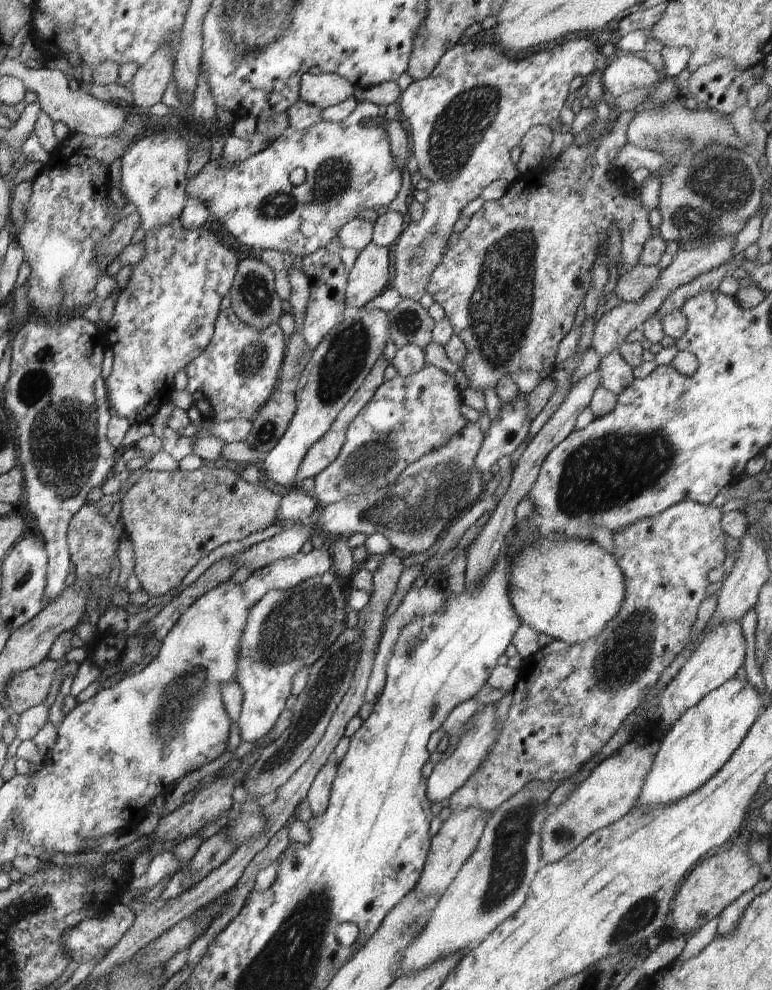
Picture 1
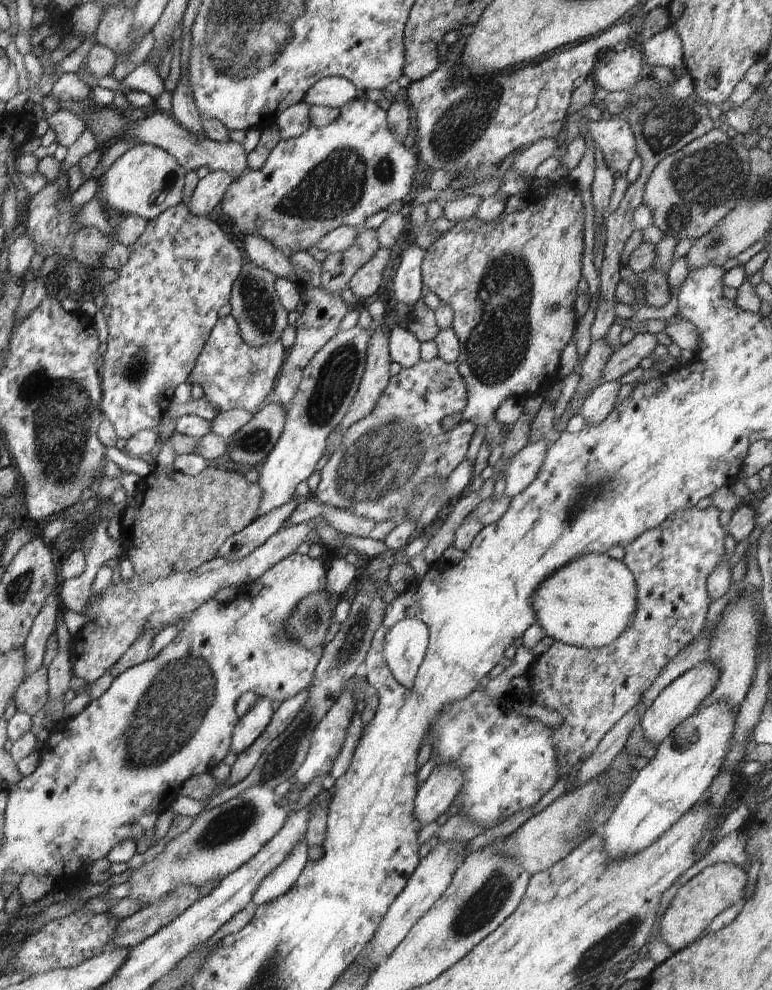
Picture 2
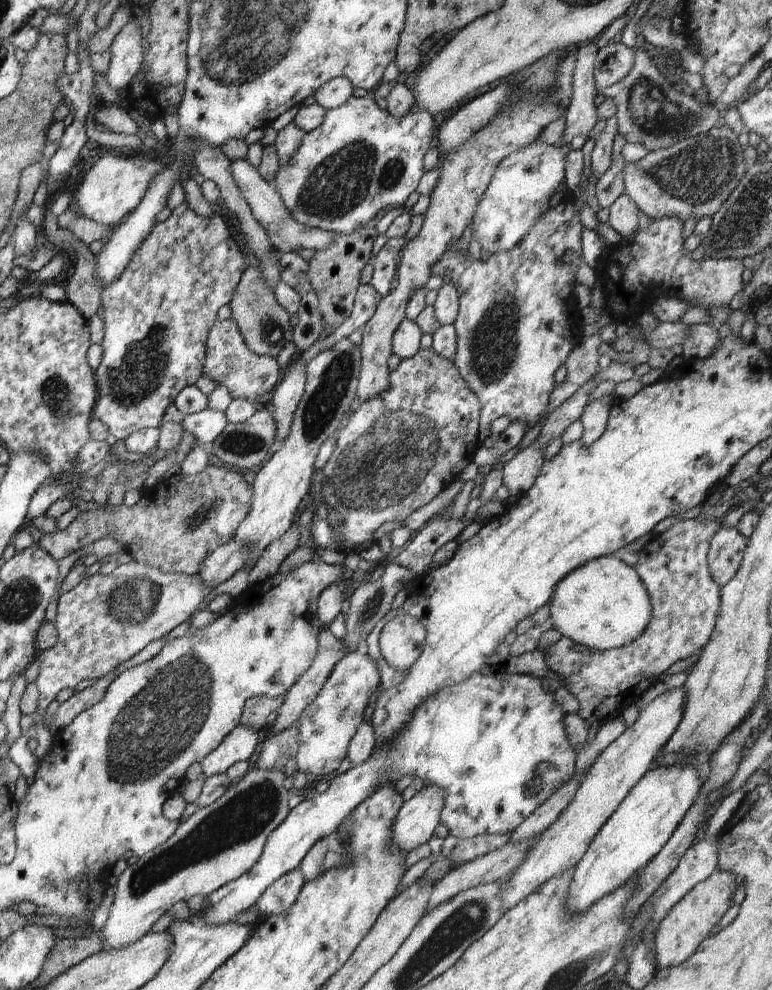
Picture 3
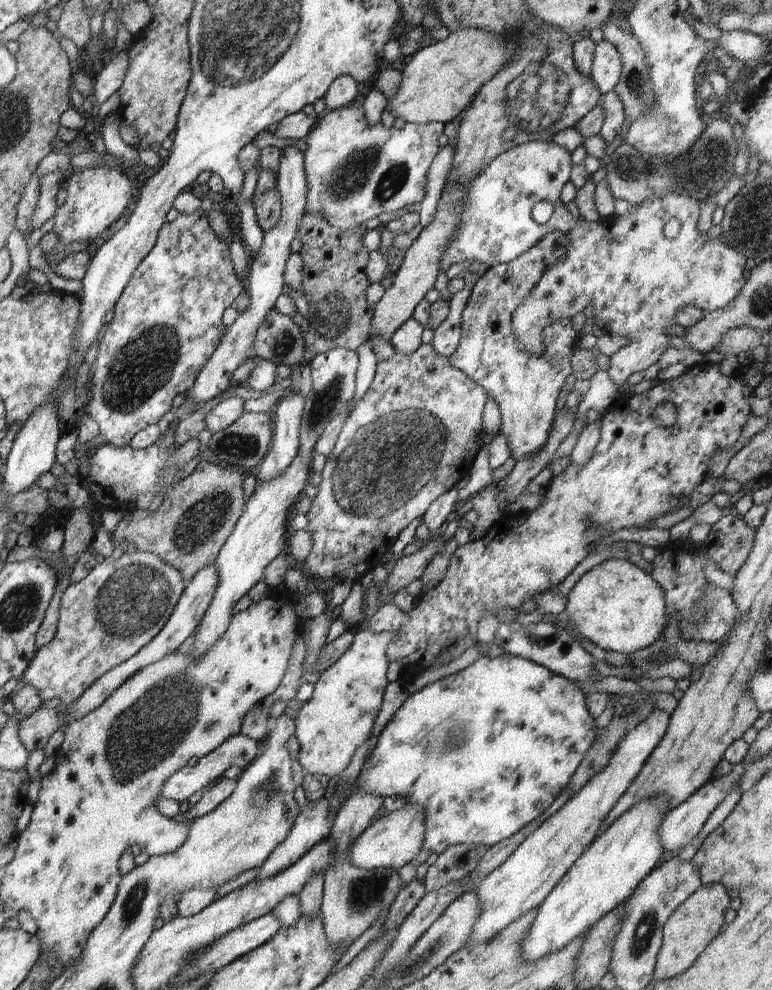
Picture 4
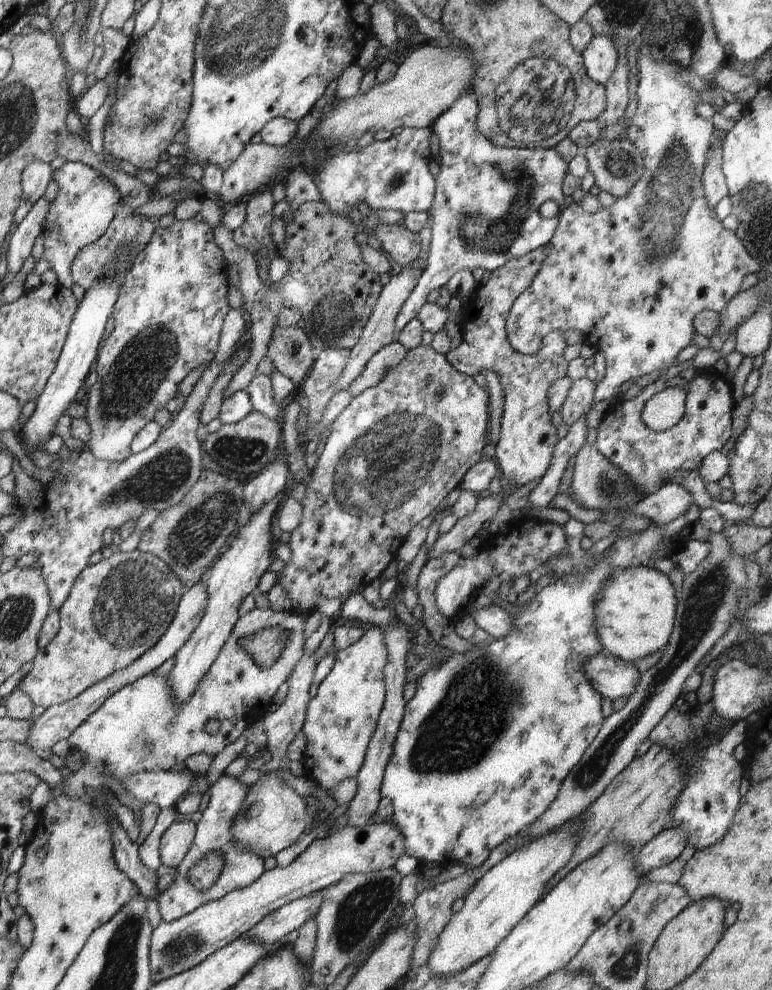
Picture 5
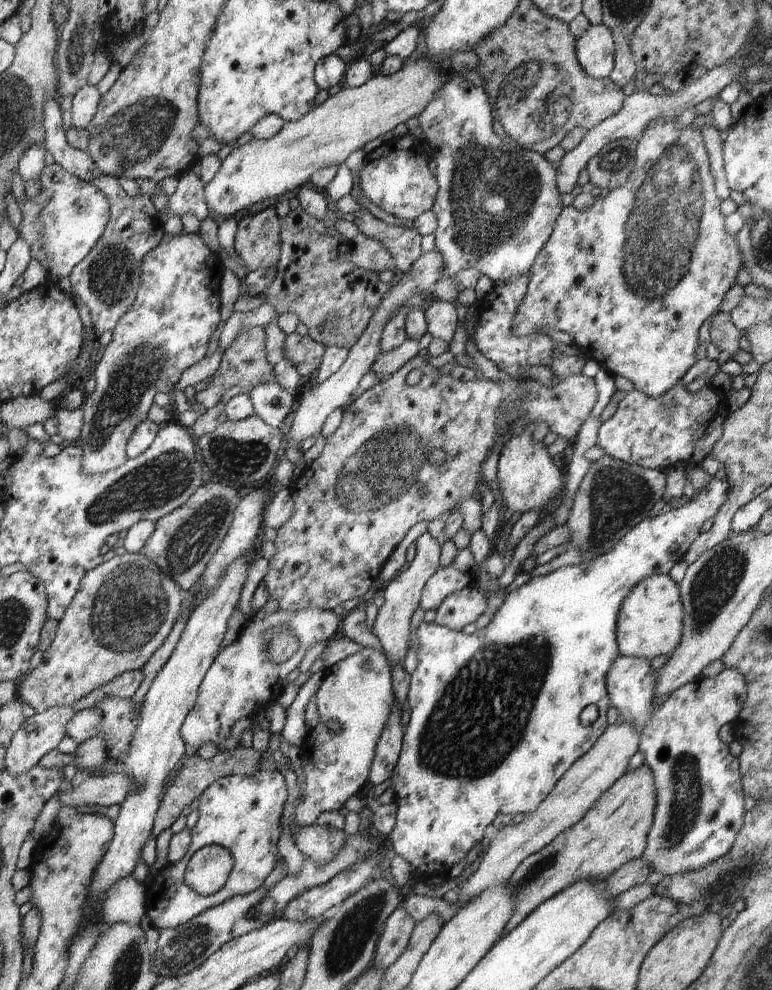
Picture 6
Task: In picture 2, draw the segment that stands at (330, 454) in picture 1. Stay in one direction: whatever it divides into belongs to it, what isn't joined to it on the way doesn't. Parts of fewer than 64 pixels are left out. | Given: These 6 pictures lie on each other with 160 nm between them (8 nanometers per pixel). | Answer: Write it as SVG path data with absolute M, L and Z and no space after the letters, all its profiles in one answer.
M384 327L373 330L366 351L365 371L357 393L338 426L326 439L325 451L330 452L330 454L336 452L336 449L340 446L345 430L348 430L355 422L367 417L372 412L378 397L382 392L385 392L391 377L389 366L392 362L386 331L387 329Z

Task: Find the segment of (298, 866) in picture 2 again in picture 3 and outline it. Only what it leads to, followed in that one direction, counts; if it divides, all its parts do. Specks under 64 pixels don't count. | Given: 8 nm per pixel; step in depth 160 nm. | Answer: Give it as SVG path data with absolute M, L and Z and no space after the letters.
M295 868L270 884L262 893L262 897L256 900L261 919L280 914L290 908L296 902L304 883L302 871Z

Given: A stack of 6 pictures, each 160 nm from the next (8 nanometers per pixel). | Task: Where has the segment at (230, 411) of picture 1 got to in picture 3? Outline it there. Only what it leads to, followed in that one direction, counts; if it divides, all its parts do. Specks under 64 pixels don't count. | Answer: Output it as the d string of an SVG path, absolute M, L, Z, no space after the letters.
M232 318L216 321L207 336L206 356L203 372L218 386L224 386L233 399L244 399L250 402L273 390L280 381L283 367L276 358L257 355L244 342L237 322Z

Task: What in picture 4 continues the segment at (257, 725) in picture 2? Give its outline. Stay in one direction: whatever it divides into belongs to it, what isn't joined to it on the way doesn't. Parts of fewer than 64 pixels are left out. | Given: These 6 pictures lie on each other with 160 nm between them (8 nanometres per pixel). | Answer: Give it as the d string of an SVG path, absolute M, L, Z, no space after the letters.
M240 733L239 735L227 738L218 748L215 748L210 754L203 756L195 766L186 765L184 768L175 772L164 783L161 790L161 796L167 799L177 800L179 803L188 800L192 794L205 791L210 788L219 777L223 777L224 772L232 766L240 766L244 770L258 756L258 744L255 740L248 738Z

